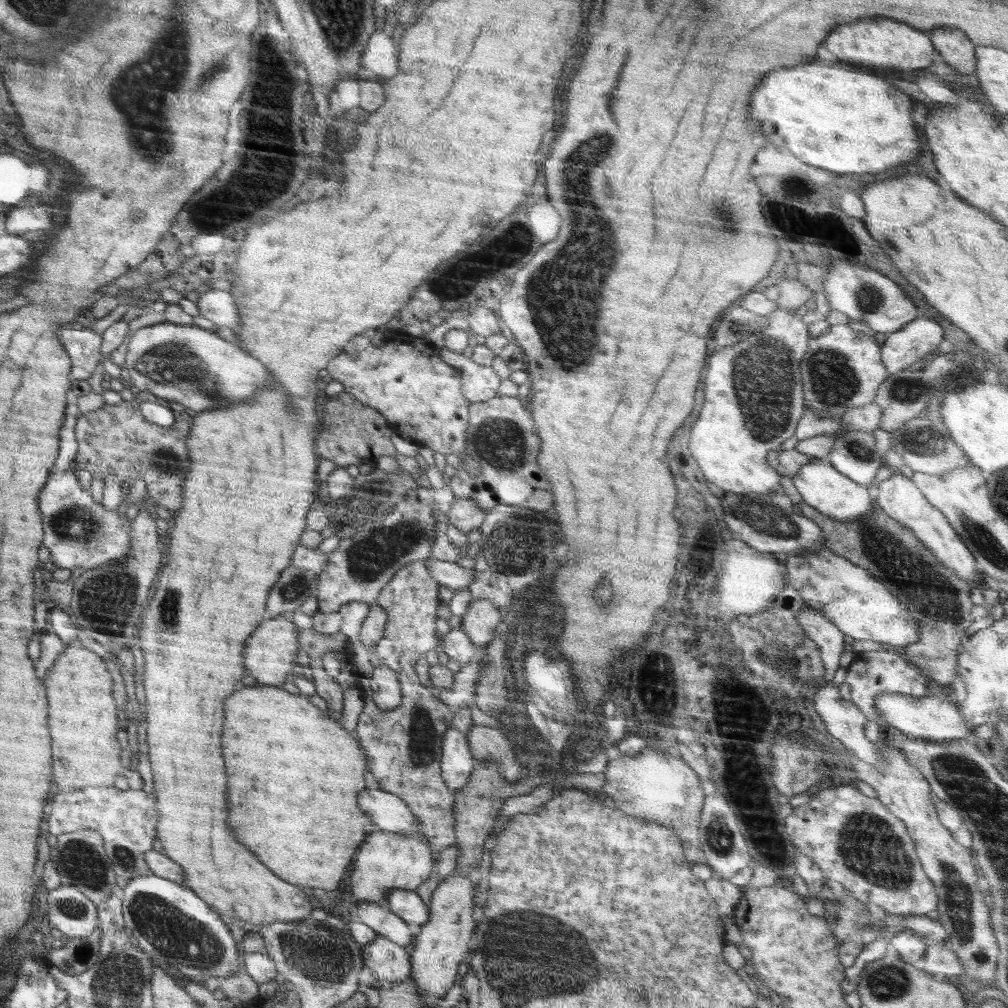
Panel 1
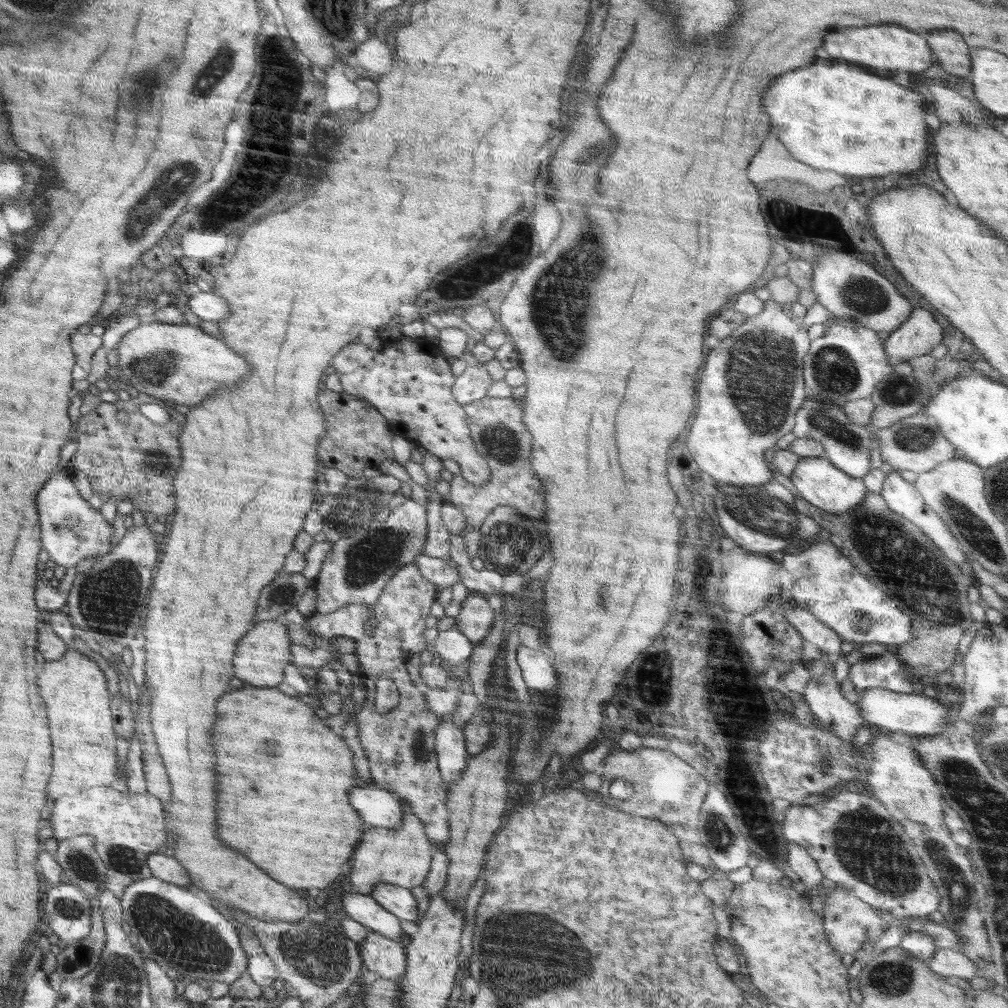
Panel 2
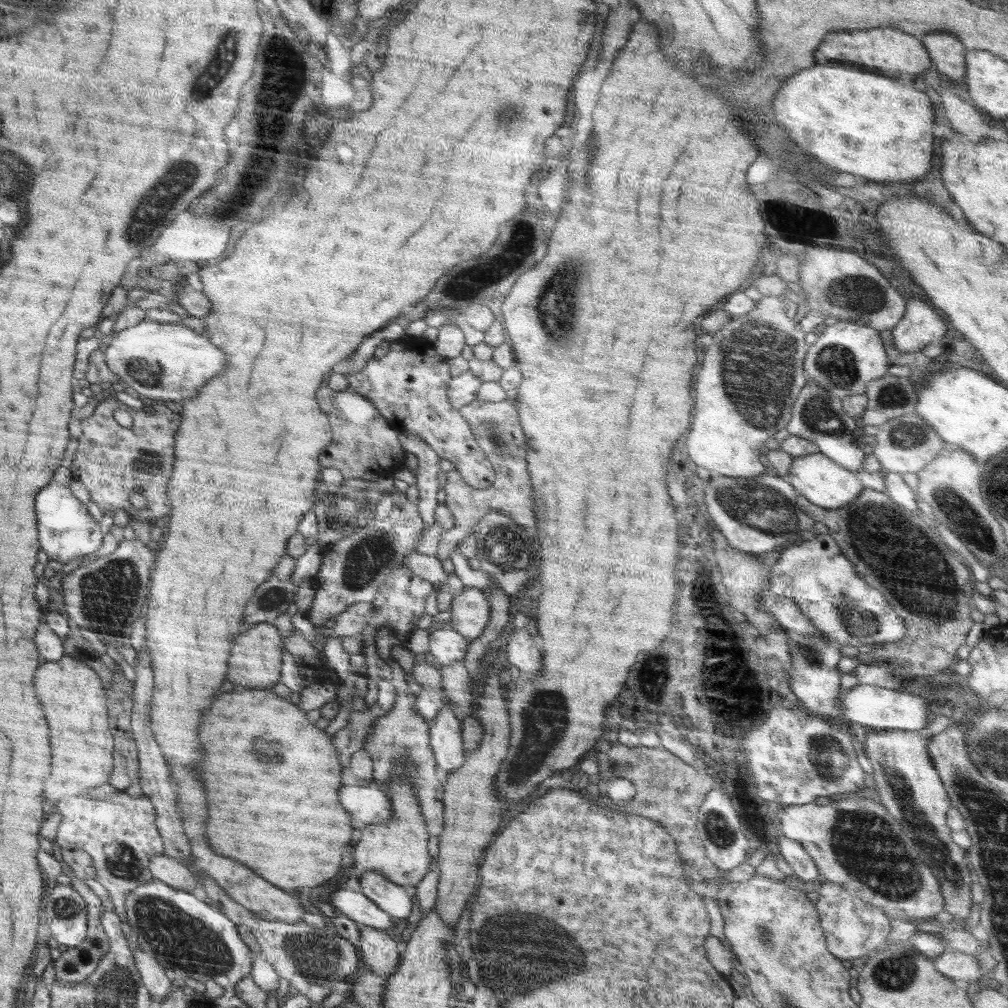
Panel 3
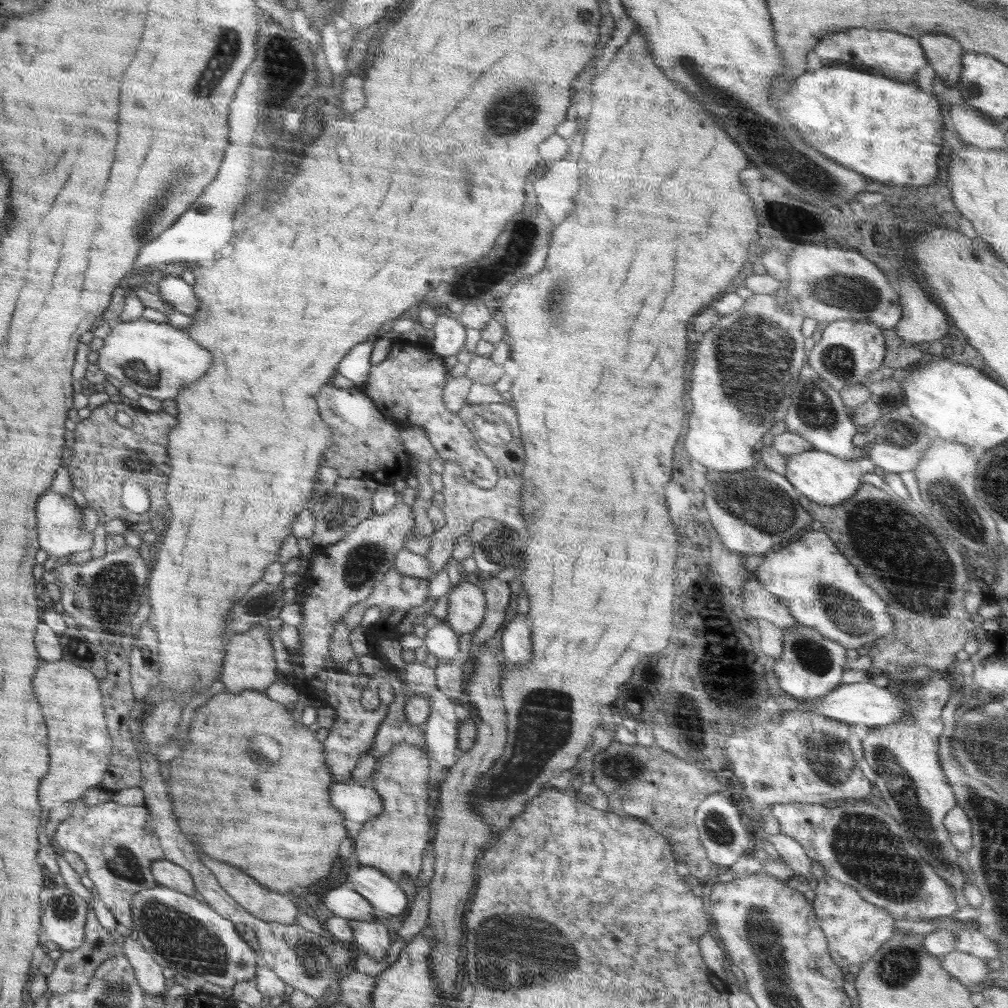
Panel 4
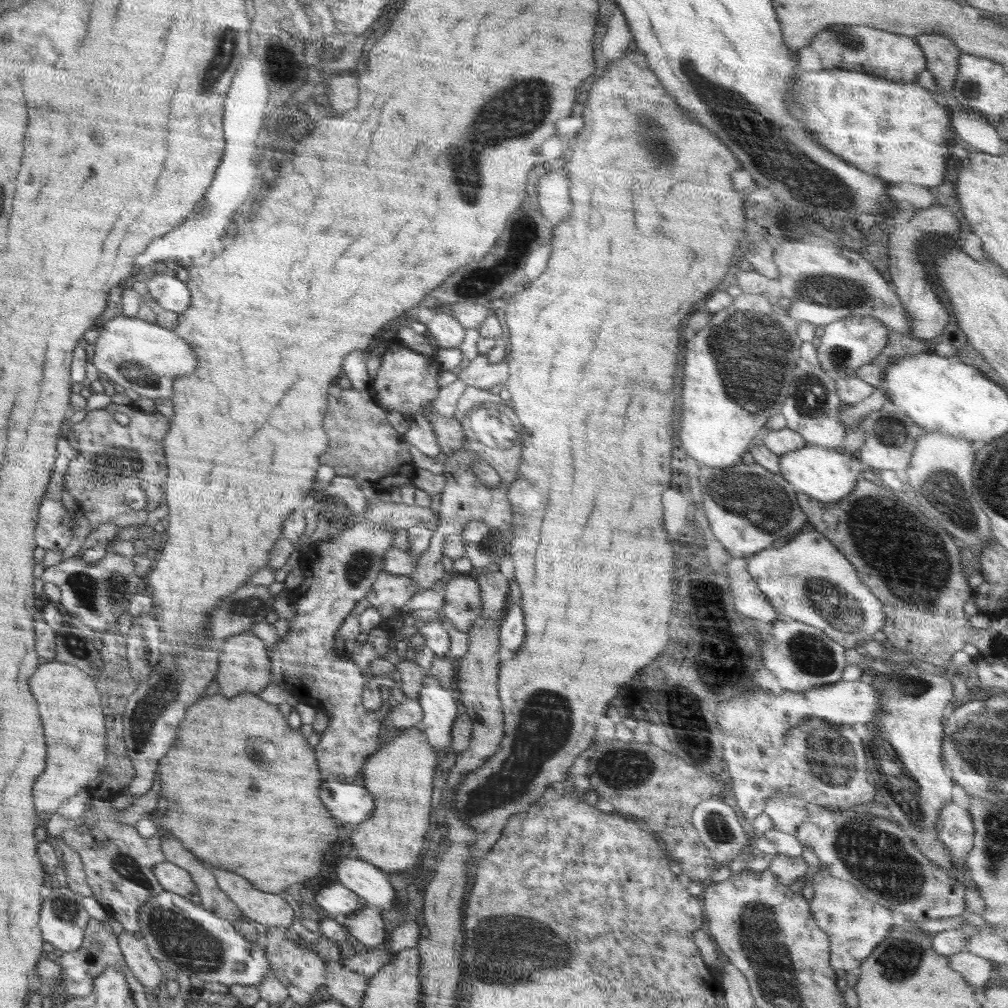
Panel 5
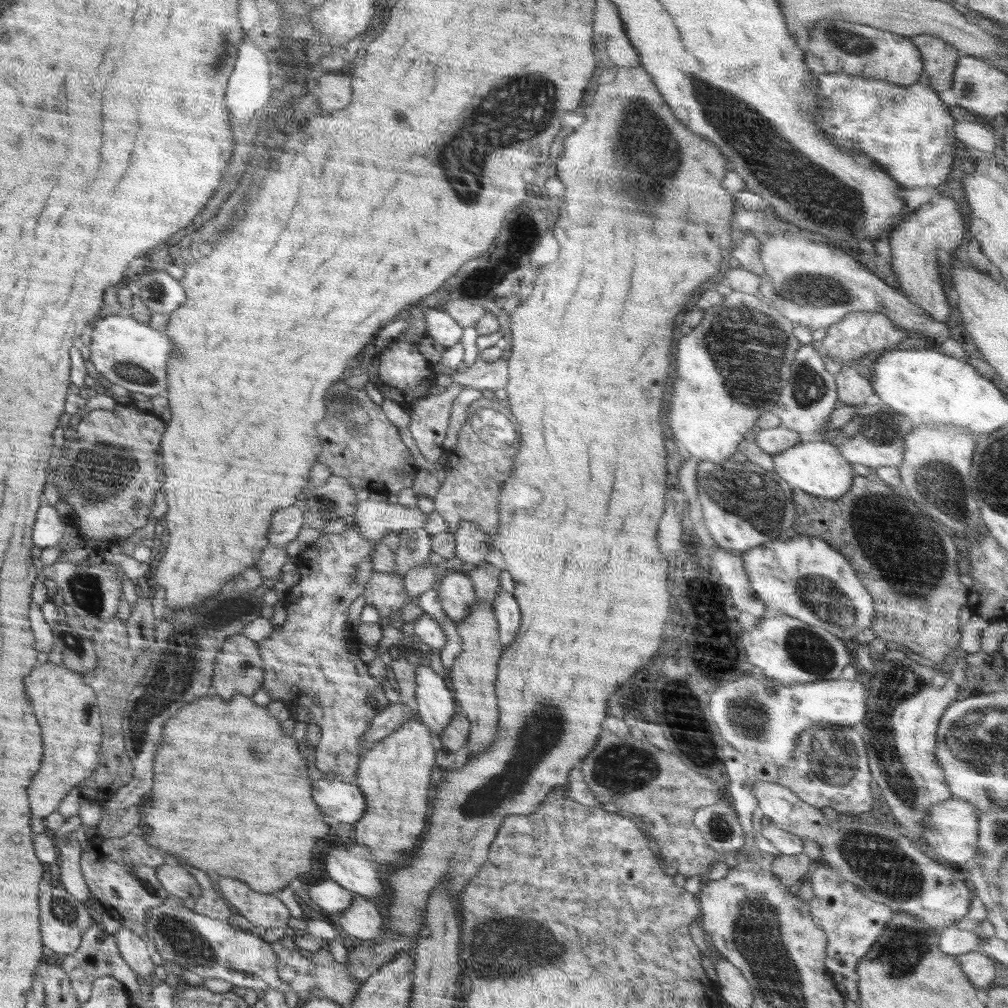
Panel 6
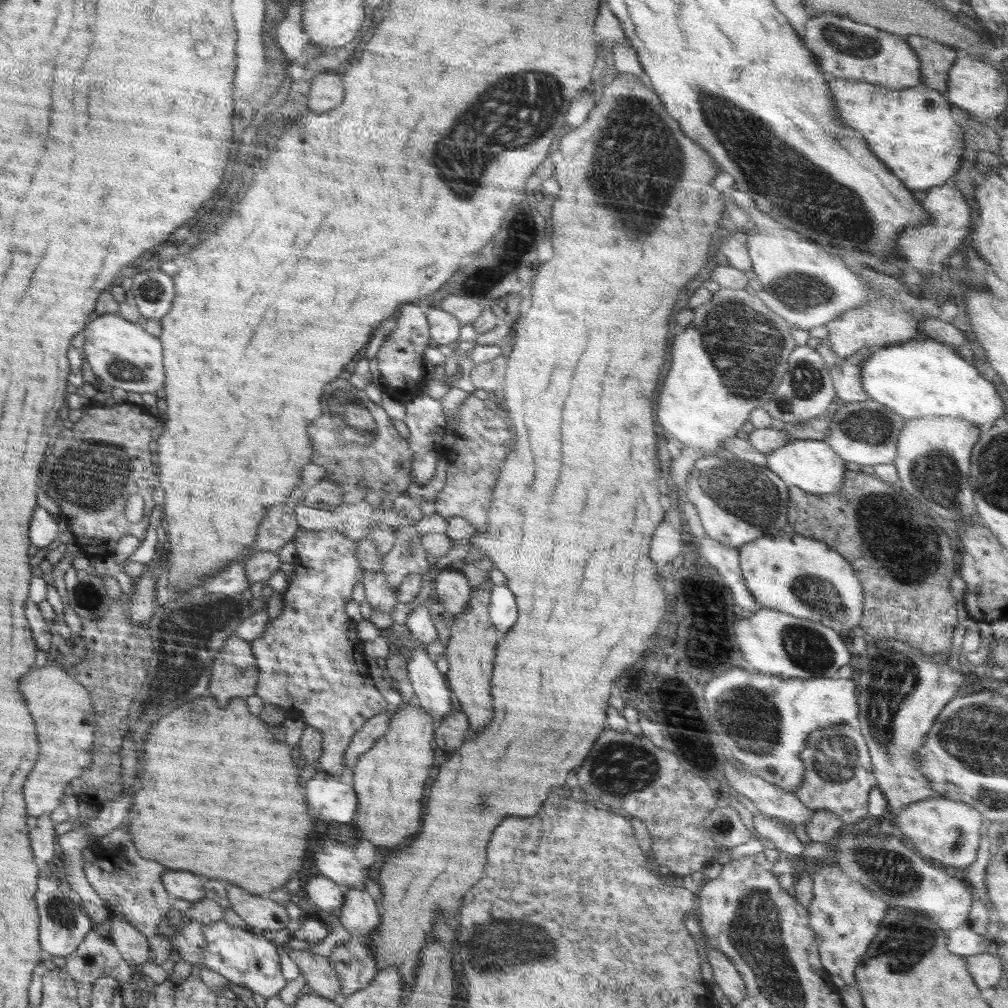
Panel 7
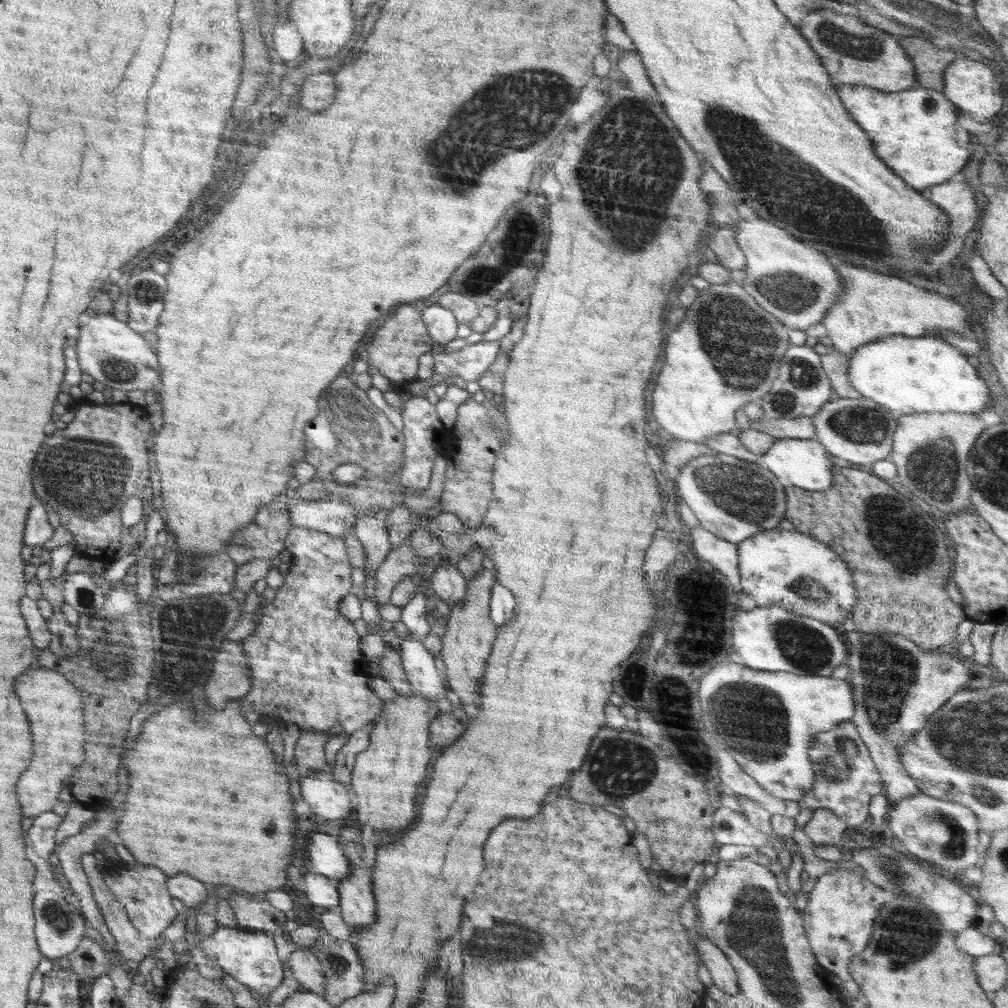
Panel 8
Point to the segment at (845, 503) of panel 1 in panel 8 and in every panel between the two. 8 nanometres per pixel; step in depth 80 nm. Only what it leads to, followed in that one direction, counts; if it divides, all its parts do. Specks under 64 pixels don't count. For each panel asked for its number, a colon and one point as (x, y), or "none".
2: (816, 479)
3: (825, 483)
4: (824, 478)
5: (825, 474)
6: (815, 466)
7: (811, 465)
8: (804, 463)

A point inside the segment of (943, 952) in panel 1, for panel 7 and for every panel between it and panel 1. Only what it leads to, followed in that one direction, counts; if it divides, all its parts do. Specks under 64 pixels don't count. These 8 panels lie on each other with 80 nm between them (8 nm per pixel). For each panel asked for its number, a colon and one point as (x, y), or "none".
2: (949, 962)
3: (958, 966)
4: (969, 969)
5: (977, 971)
6: (981, 969)
7: (986, 969)

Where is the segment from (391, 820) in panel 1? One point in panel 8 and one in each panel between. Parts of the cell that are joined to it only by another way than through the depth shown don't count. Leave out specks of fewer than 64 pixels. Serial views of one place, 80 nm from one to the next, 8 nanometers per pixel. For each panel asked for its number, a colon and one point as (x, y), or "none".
2: (376, 806)
3: (371, 803)
4: (357, 802)
5: (351, 802)
6: (344, 801)
7: (333, 800)
8: (327, 799)

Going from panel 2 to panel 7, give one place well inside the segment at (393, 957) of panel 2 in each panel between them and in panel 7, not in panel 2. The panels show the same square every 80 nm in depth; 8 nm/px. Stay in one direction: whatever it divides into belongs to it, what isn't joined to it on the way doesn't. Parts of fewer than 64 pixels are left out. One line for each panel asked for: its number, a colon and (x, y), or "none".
3: (377, 948)
4: (372, 937)
5: (366, 925)
6: (362, 921)
7: (359, 915)

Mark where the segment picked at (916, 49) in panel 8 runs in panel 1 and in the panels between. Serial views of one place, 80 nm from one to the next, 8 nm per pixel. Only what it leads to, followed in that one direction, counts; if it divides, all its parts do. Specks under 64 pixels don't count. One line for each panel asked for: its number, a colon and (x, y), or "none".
1: (957, 50)
2: (951, 52)
3: (947, 52)
4: (944, 54)
5: (942, 55)
6: (939, 58)
7: (936, 59)

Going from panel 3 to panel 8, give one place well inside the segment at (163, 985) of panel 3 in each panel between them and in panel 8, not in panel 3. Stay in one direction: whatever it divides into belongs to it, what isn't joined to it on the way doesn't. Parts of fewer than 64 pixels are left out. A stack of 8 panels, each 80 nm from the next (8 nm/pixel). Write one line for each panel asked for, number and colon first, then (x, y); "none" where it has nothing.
4: (148, 972)
5: (144, 967)
6: (133, 946)
7: (135, 947)
8: (132, 946)

